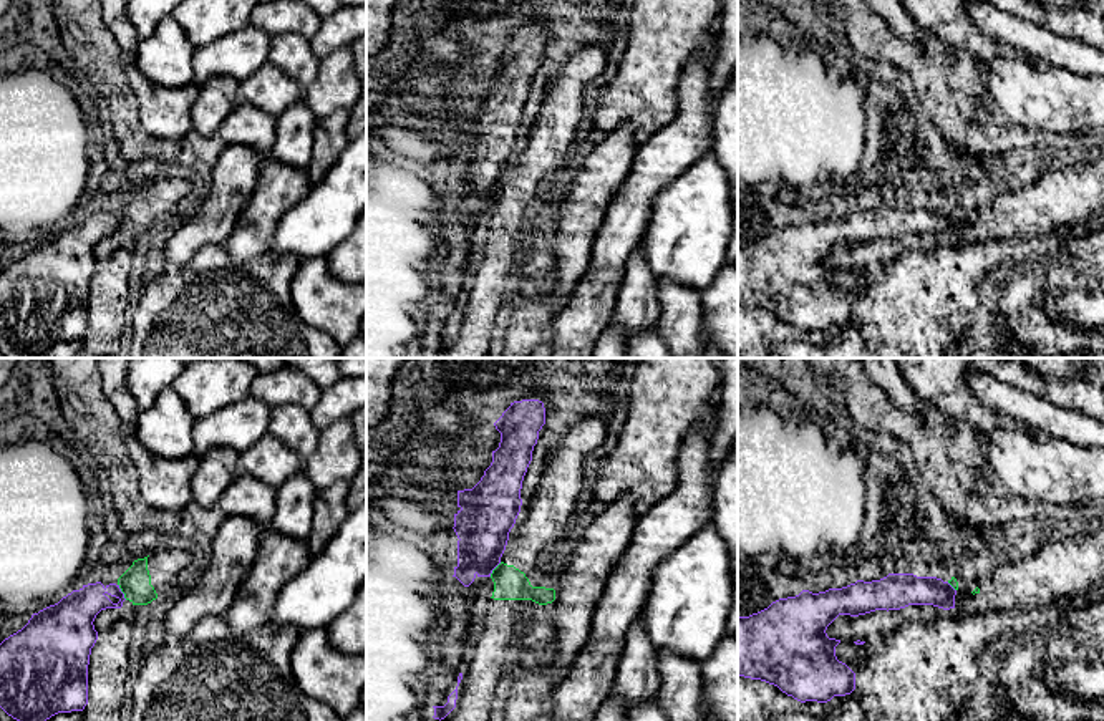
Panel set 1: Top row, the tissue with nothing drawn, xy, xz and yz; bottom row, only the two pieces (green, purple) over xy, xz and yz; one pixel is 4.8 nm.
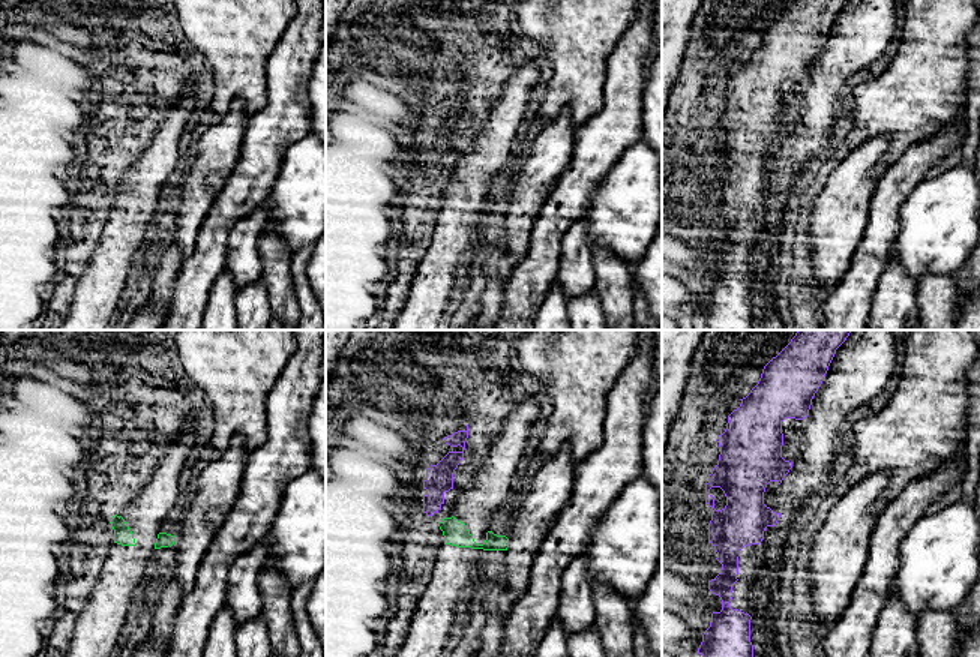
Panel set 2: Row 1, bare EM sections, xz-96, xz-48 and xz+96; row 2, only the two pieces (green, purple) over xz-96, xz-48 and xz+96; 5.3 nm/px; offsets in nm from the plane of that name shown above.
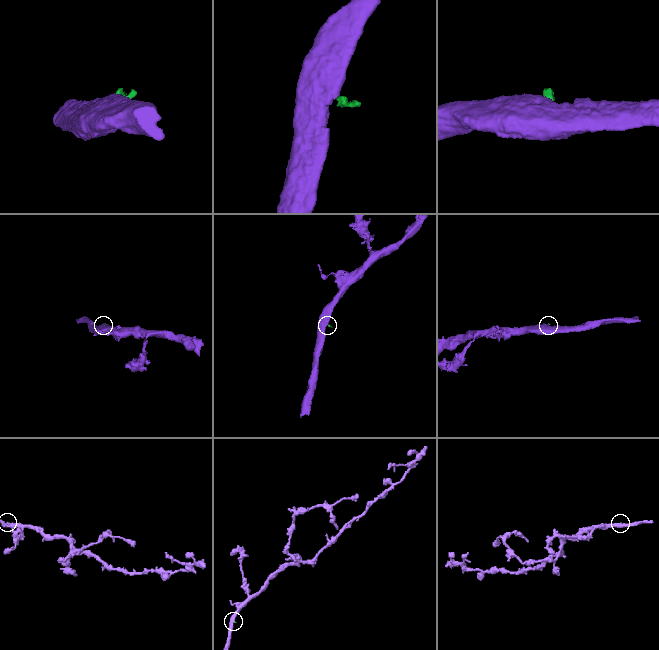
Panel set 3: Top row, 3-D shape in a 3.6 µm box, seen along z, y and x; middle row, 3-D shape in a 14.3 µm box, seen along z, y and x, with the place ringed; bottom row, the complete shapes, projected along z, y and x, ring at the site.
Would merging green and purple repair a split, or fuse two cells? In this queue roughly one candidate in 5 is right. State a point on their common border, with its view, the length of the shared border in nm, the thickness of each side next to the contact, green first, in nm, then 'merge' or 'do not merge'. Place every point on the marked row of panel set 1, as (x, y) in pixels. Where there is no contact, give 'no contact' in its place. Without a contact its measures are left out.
xy (121, 590) | 90 nm | 150/190 nm | do not merge

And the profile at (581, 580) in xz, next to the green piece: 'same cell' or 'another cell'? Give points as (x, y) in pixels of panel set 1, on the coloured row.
another cell

